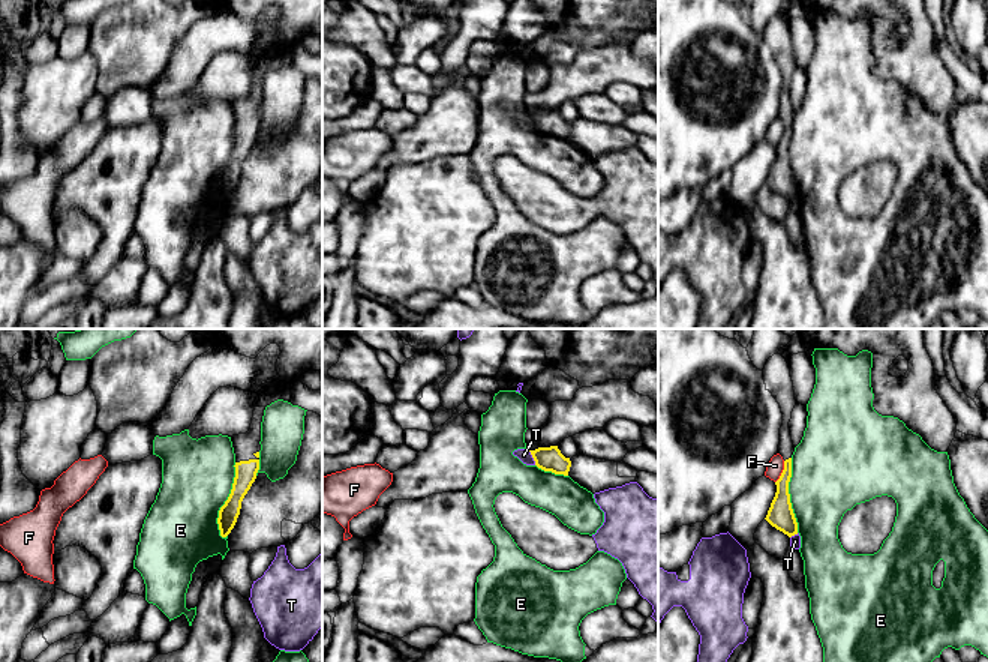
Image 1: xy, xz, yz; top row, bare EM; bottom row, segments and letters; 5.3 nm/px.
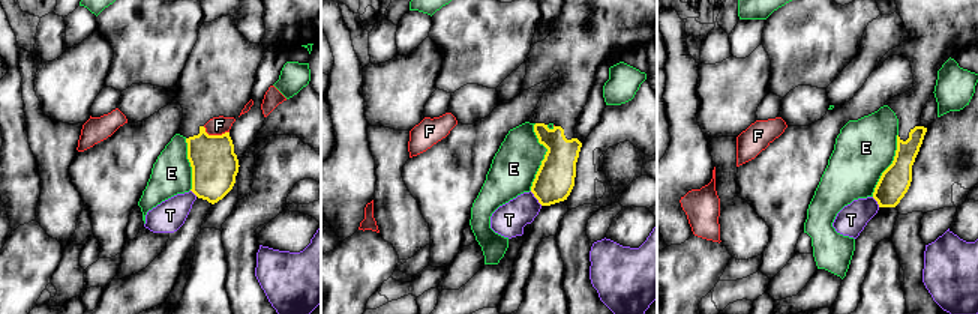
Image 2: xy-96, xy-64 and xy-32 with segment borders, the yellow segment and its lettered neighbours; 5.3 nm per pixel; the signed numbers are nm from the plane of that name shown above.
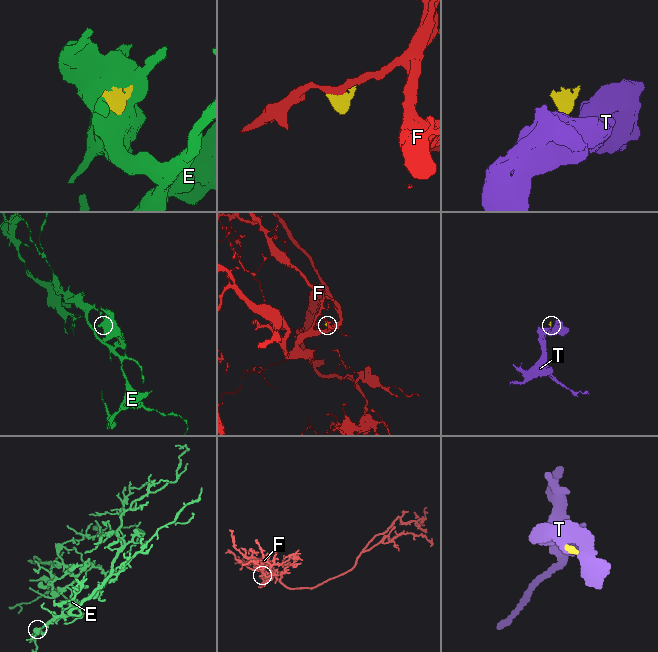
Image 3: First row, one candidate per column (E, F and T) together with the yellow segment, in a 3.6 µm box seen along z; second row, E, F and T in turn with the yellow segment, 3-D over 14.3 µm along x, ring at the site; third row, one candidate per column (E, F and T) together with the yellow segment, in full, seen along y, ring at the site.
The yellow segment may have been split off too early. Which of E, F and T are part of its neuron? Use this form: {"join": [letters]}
{"join": []}

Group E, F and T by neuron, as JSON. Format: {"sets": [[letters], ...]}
{"sets": [["E"], ["F"], ["T"]]}

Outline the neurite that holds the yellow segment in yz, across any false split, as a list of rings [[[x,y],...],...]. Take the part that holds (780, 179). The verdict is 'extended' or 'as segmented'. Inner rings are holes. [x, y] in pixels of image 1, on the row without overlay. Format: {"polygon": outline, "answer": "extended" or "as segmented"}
{"polygon": [[[774,18],[768,23],[763,32],[763,44],[766,48],[766,54],[769,54],[777,63],[783,77],[778,117],[784,123],[784,134],[780,143],[775,146],[777,156],[765,183],[772,191],[792,201],[798,198],[798,186],[792,173],[789,158],[789,146],[792,141],[792,119],[795,116],[789,86],[792,83],[792,75],[796,69],[796,63],[793,45],[790,41],[790,30],[781,18]]], "answer": "extended"}

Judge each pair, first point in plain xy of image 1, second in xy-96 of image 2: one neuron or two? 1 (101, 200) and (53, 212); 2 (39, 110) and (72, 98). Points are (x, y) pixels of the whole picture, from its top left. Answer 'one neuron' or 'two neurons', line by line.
1: two neurons
2: one neuron

